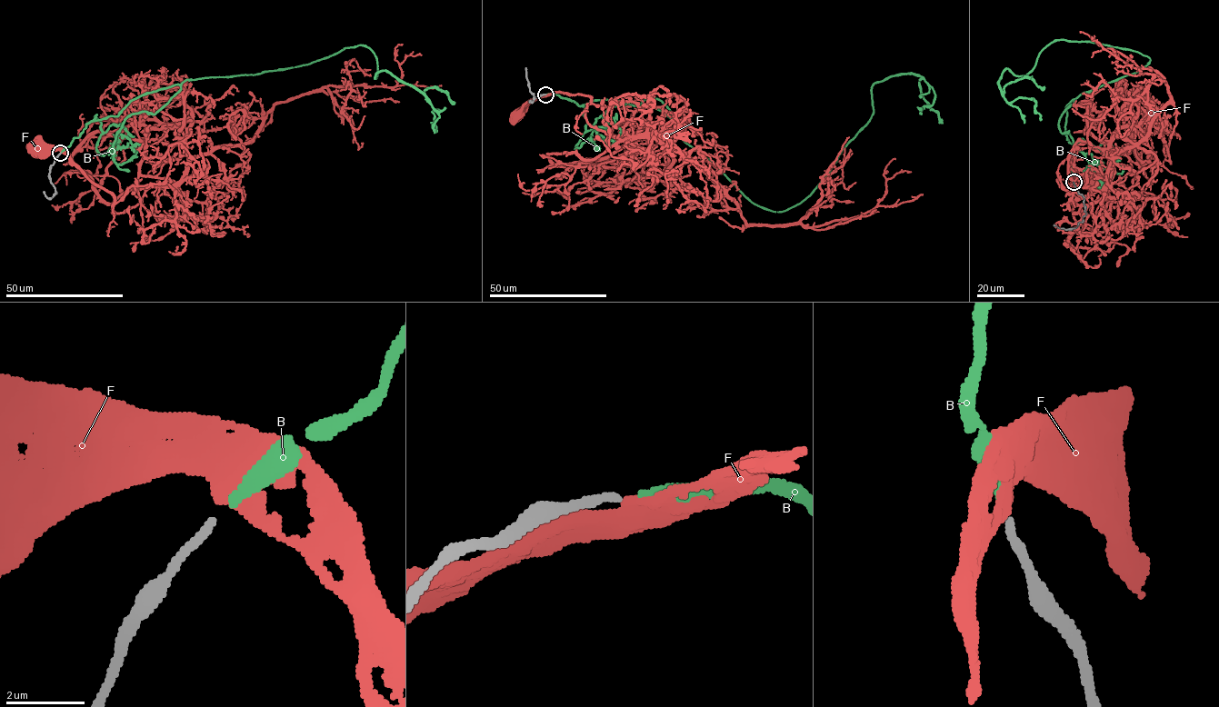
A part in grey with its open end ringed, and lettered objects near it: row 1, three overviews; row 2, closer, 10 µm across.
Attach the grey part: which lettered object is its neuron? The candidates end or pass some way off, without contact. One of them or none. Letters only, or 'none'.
B

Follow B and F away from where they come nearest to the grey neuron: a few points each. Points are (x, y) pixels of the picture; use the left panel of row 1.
B: (61, 152), (143, 95), (363, 44), (374, 78), (385, 70), (444, 108), (433, 111), (435, 132)
F: (60, 152), (38, 152), (33, 147)

